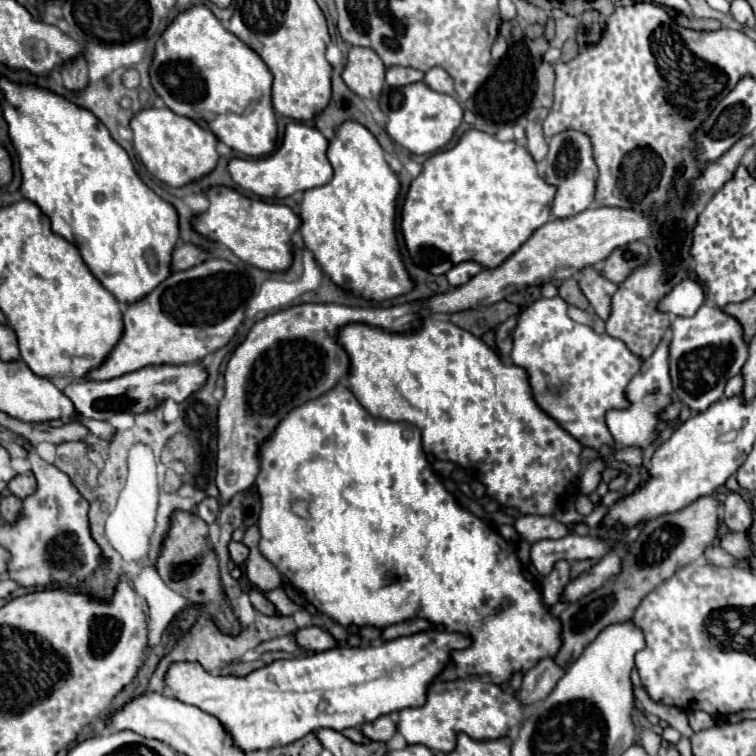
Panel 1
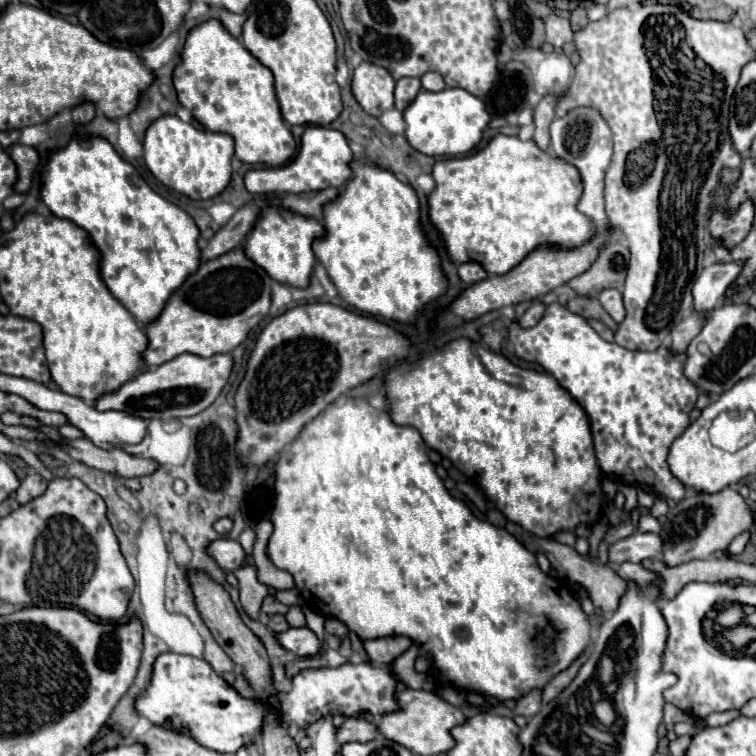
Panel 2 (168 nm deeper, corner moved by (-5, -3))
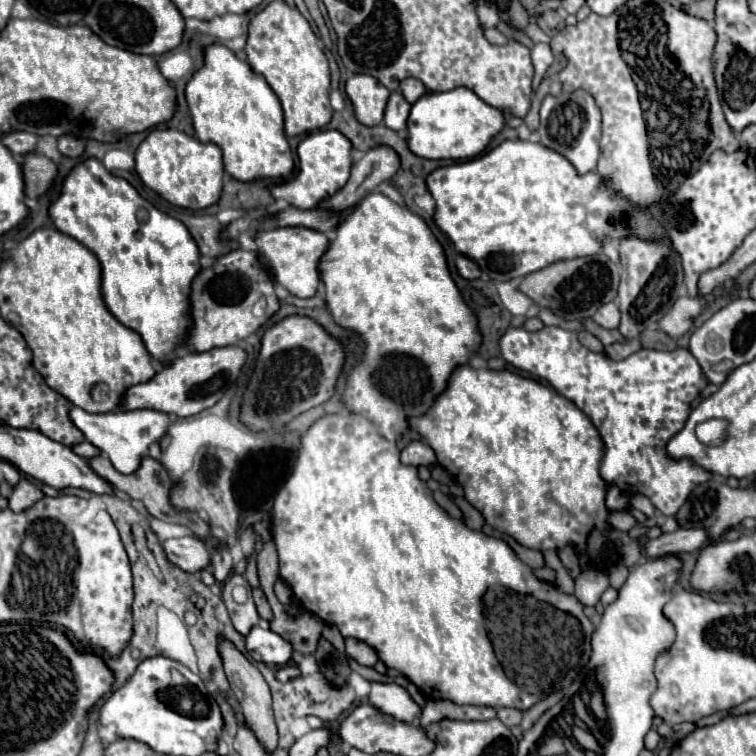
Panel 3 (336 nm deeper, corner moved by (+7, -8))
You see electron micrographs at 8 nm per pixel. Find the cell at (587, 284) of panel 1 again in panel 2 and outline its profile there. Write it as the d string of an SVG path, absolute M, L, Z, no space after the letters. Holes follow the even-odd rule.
M602 290L600 296L598 296L600 304L604 306L604 310L616 320L616 322L622 322L624 316L626 316L626 310L624 310L624 304L622 304L622 294L618 290Z

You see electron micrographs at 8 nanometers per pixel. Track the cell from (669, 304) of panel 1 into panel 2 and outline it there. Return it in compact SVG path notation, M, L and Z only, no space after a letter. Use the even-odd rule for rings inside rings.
M726 262L726 264L712 264L704 268L694 284L694 308L696 310L712 310L724 298L726 290L734 280L740 276L744 262Z

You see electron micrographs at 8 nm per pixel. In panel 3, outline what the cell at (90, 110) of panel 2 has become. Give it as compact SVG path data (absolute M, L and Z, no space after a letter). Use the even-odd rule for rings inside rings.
M70 133L60 135L58 137L58 151L68 157L80 157L84 151L84 141L76 135L70 135Z

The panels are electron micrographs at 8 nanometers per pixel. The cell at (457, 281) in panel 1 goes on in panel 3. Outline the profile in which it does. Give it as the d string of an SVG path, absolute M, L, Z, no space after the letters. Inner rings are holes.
M464 255L456 257L456 269L458 269L458 275L464 277L464 279L478 279L480 277L478 265L472 259L464 257Z

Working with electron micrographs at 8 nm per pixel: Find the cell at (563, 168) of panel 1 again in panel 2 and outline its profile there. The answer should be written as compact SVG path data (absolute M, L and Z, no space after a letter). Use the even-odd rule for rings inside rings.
M576 108L568 110L566 116L554 118L550 124L550 136L552 136L552 150L556 156L568 160L580 170L582 182L584 182L584 194L578 204L578 210L594 220L596 226L608 228L610 220L604 212L604 174L608 170L610 158L612 158L612 132L608 124L604 122L602 114L592 108Z

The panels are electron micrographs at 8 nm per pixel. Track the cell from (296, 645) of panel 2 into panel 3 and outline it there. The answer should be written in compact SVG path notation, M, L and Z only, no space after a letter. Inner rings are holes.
M252 627L252 631L246 635L246 649L254 661L268 665L286 665L294 653L292 643L282 639L278 633L260 627Z

